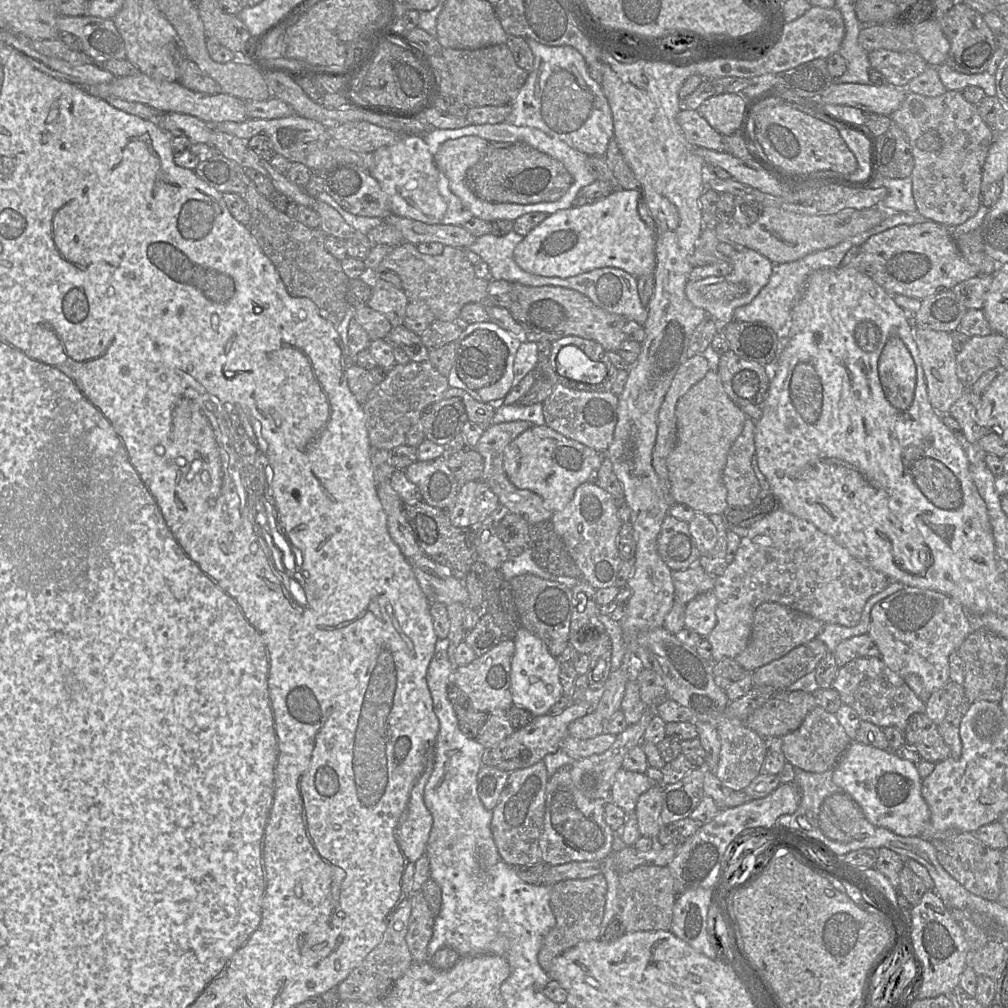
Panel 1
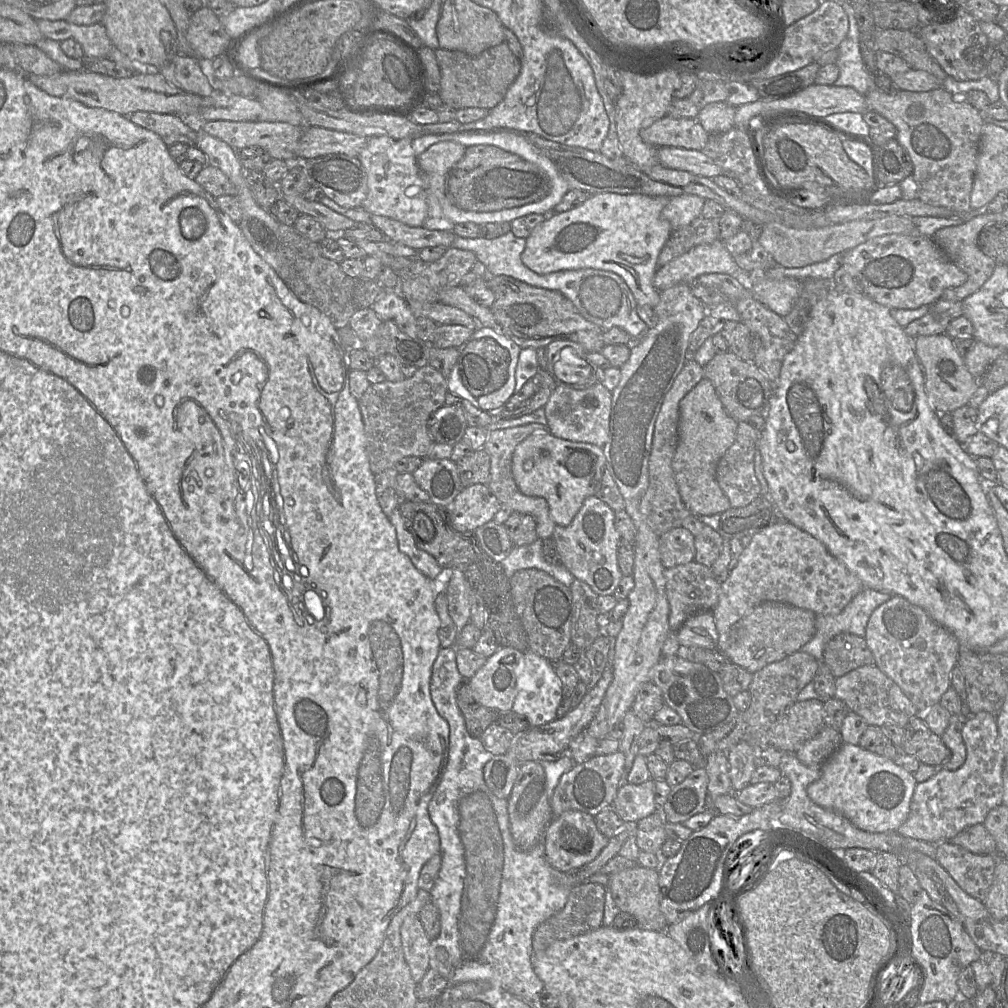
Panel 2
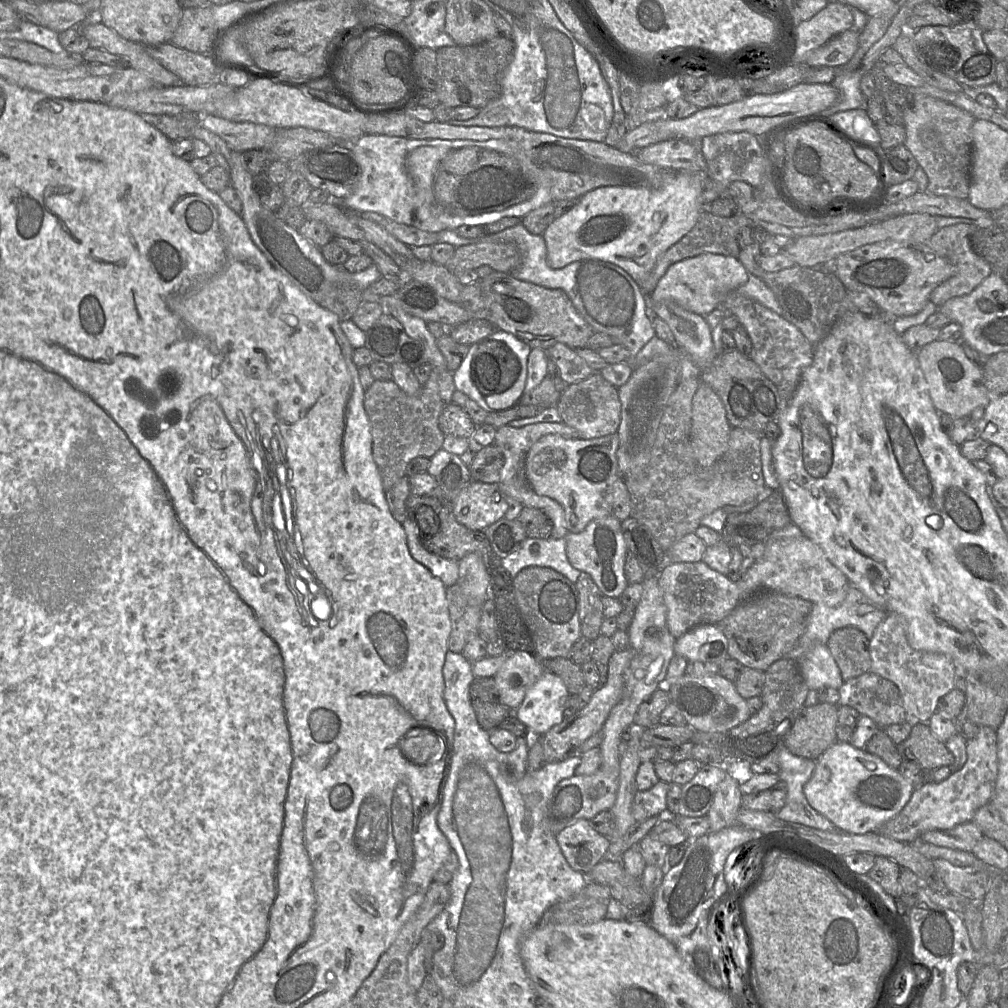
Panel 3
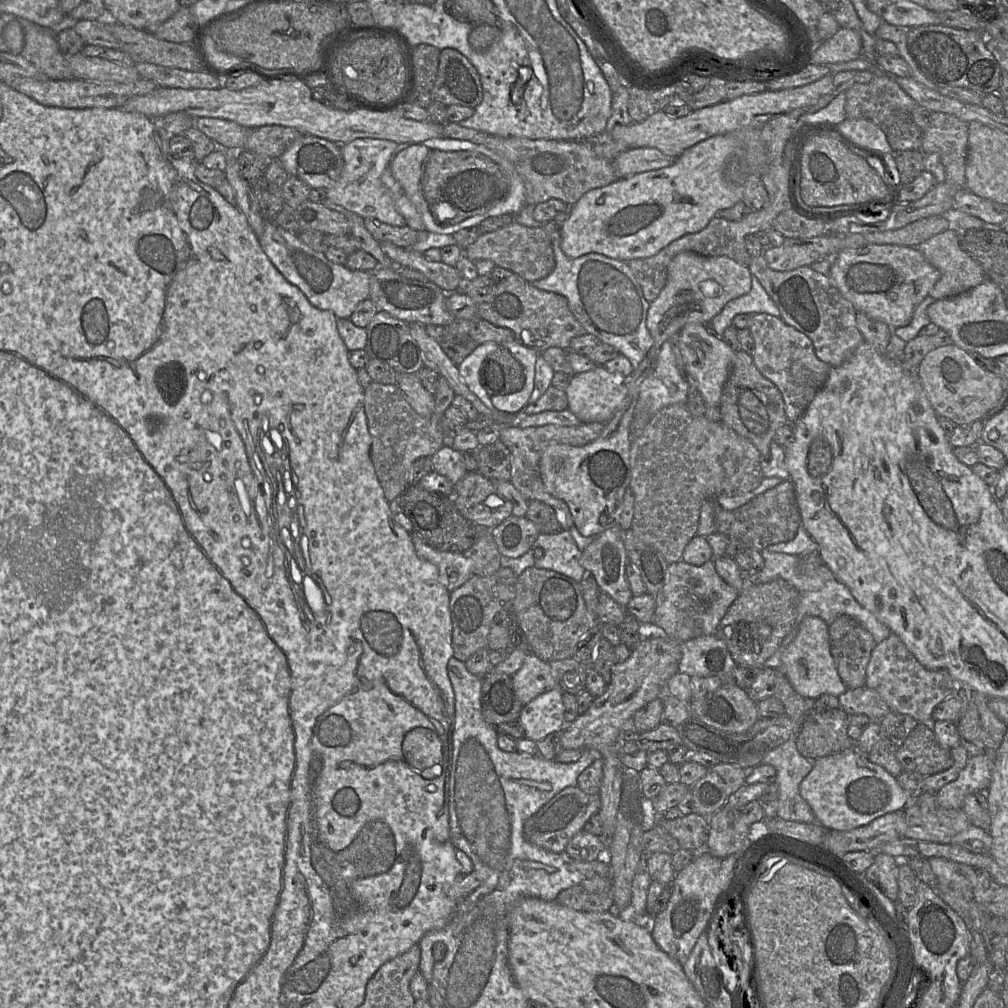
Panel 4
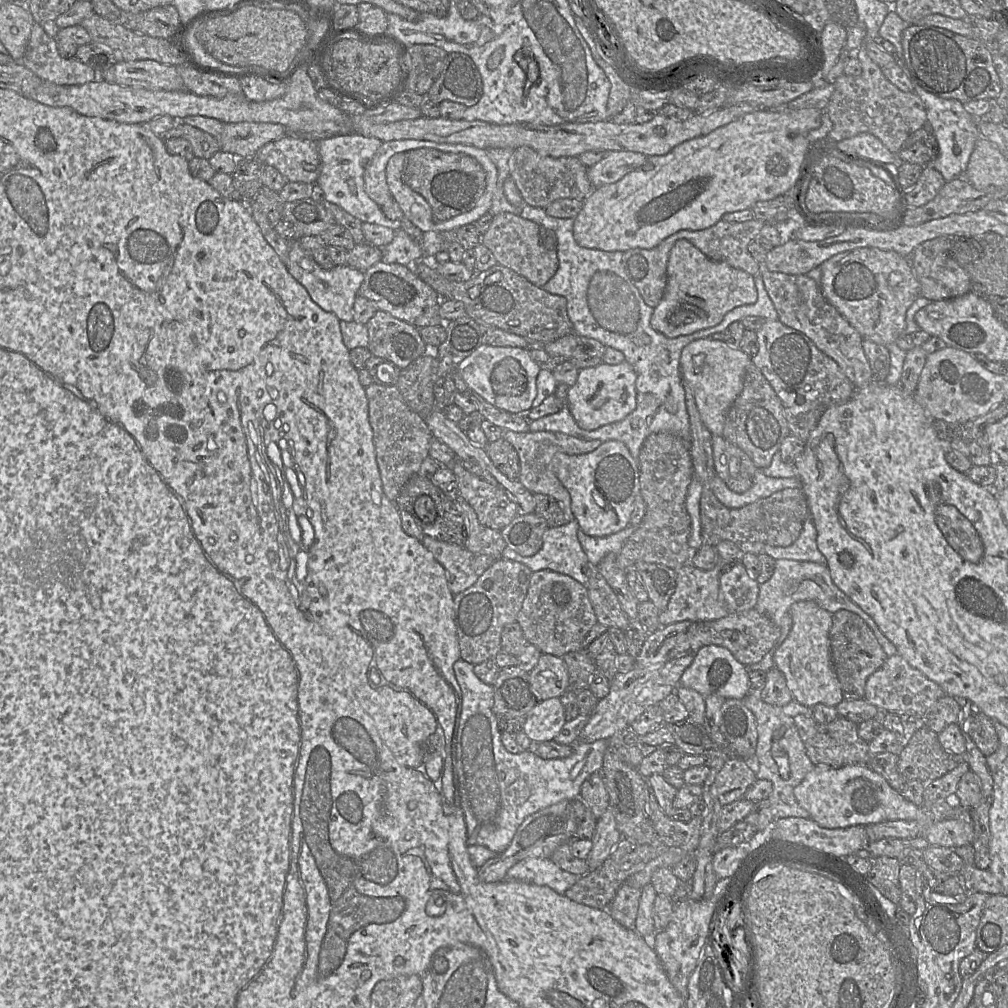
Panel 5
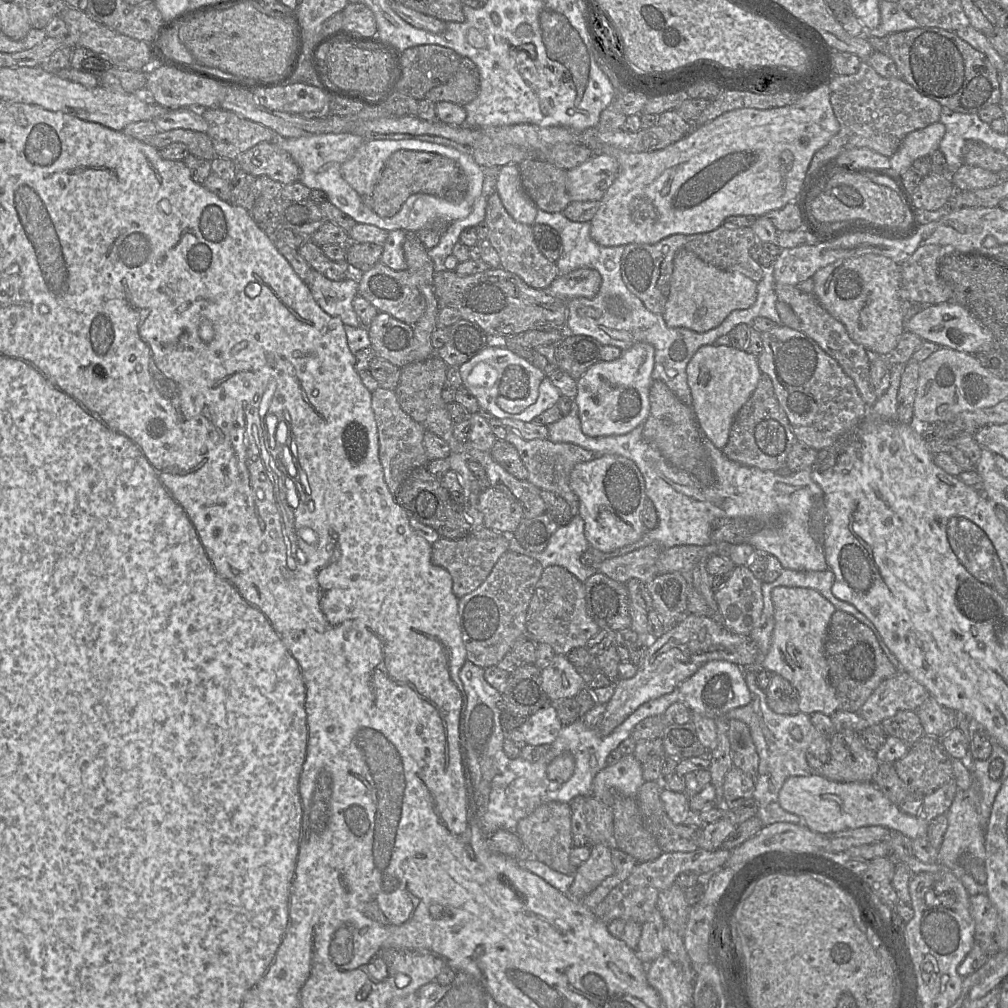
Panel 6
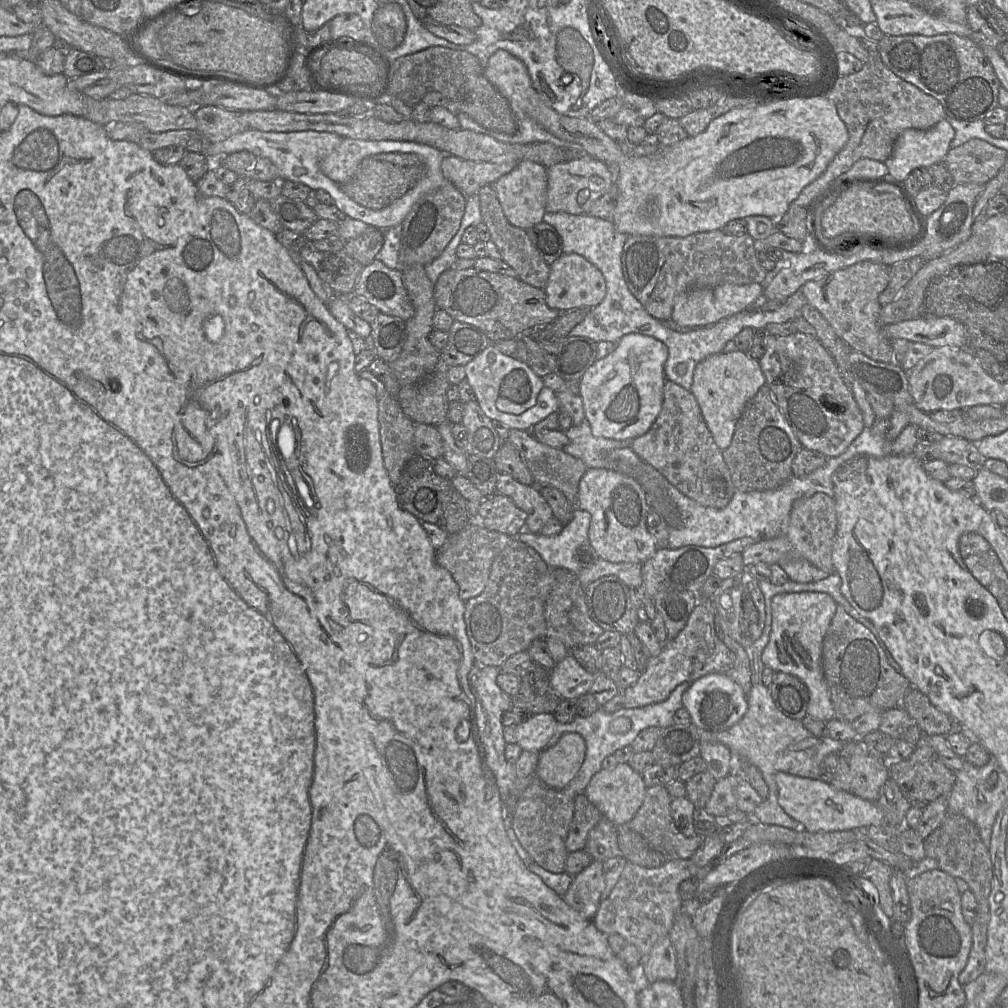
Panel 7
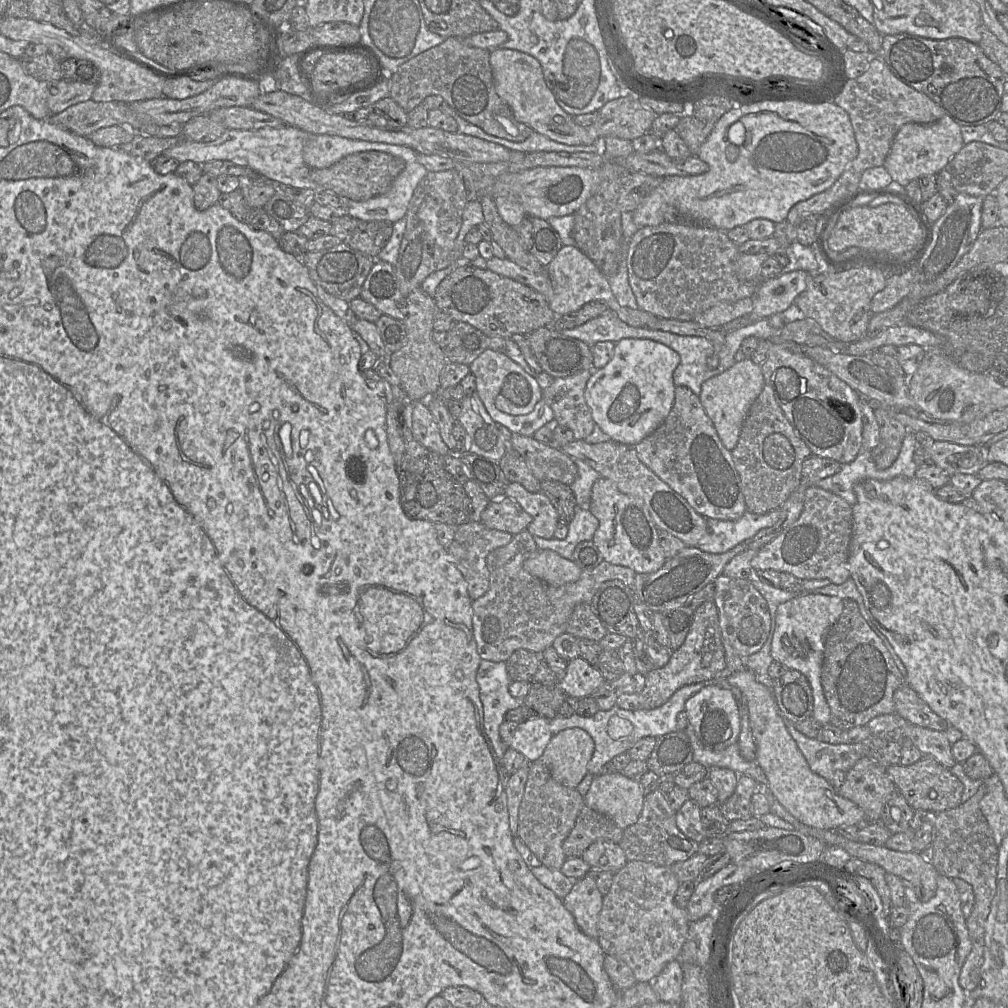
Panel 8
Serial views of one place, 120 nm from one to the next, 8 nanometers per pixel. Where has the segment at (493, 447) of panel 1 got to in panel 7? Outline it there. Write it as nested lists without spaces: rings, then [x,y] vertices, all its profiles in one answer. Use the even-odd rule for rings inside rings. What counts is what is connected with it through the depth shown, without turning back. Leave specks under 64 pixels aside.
[[[510,429],[508,440],[514,445],[521,456],[521,459],[530,471],[535,486],[550,486],[560,490],[568,499],[574,510],[578,508],[578,487],[579,482],[588,469],[584,462],[575,458],[563,449],[553,448],[538,441],[531,431]]]

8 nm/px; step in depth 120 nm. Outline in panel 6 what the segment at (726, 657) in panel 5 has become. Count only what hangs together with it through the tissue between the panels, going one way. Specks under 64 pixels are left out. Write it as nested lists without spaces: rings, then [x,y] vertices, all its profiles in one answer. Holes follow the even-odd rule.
[[[712,660],[705,663],[696,673],[680,684],[679,690],[681,700],[691,712],[713,719],[723,716],[732,709],[745,706],[751,701],[744,669],[735,663],[724,660]]]

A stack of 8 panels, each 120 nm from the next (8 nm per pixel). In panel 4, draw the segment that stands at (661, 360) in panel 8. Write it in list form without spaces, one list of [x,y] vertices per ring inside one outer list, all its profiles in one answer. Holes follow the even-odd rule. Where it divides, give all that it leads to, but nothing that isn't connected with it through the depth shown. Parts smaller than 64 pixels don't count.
[[[596,366],[587,372],[574,374],[565,389],[568,409],[583,423],[607,423],[628,394],[625,378],[620,372],[609,372],[603,366]]]

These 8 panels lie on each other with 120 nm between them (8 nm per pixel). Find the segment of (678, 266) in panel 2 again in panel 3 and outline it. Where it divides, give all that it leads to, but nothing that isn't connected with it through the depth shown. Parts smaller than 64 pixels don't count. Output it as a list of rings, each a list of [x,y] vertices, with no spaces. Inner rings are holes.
[[[703,253],[685,258],[669,266],[649,295],[651,302],[674,301],[684,309],[705,316],[722,305],[726,296],[749,279],[750,273],[737,257]]]

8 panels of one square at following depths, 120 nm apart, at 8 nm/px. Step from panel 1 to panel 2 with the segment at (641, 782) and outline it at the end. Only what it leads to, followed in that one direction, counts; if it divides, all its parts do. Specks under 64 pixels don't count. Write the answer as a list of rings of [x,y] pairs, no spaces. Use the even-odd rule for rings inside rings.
[[[649,779],[638,785],[625,783],[618,788],[613,808],[625,823],[637,823],[658,809],[654,781]]]

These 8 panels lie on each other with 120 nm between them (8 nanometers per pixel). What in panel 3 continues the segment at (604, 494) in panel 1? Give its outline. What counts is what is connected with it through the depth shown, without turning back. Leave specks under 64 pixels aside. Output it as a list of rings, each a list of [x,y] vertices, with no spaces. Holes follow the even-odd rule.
[[[612,514],[595,519],[582,532],[567,533],[564,540],[569,563],[580,572],[589,574],[603,596],[619,599],[629,585],[624,574],[627,547],[621,522]]]

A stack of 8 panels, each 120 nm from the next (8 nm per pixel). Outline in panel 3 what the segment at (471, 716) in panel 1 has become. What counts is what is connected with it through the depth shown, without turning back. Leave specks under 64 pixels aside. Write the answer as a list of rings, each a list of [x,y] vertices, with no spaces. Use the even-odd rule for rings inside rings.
[[[494,677],[475,678],[469,693],[477,722],[485,731],[496,729],[500,722],[514,712],[501,702]]]

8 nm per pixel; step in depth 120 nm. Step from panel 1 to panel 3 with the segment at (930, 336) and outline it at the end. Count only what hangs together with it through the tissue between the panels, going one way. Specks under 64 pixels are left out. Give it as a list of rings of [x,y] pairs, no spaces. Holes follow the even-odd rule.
[[[937,339],[923,346],[916,354],[930,398],[939,413],[949,414],[954,420],[970,417],[973,410],[986,407],[992,399],[984,384],[982,367],[966,356],[962,343]]]

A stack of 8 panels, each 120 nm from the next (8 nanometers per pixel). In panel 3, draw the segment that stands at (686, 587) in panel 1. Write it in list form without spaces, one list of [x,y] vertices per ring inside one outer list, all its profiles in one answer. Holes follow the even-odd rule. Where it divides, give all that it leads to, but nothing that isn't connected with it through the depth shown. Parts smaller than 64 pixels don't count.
[[[703,561],[668,563],[659,576],[658,583],[666,605],[667,627],[675,639],[700,625],[721,625],[724,618],[740,604],[740,594],[736,582],[711,569]]]

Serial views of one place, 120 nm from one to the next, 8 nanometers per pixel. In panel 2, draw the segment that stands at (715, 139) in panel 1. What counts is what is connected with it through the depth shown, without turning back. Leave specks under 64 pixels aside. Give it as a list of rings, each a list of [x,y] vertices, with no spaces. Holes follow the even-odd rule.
[[[666,115],[640,132],[642,139],[653,146],[677,146],[703,150],[710,134],[696,119]]]

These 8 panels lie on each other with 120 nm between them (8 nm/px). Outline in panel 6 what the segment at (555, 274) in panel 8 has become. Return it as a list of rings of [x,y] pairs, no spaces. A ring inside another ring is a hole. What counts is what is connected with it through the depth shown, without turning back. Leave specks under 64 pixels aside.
[[[580,268],[557,276],[547,288],[547,292],[565,301],[578,297],[592,298],[598,293],[601,282],[602,278],[597,270]]]

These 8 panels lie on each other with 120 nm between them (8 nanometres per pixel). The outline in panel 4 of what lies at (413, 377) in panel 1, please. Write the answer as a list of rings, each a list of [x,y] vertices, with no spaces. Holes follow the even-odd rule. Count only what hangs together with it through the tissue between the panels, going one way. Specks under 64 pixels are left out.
[[[440,376],[435,392],[434,412],[430,417],[418,414],[407,402],[396,384],[372,381],[364,390],[364,410],[370,434],[370,457],[388,502],[396,499],[411,485],[411,466],[421,458],[431,457],[446,444],[446,432],[442,427],[444,411],[452,405],[455,396],[445,378]]]

